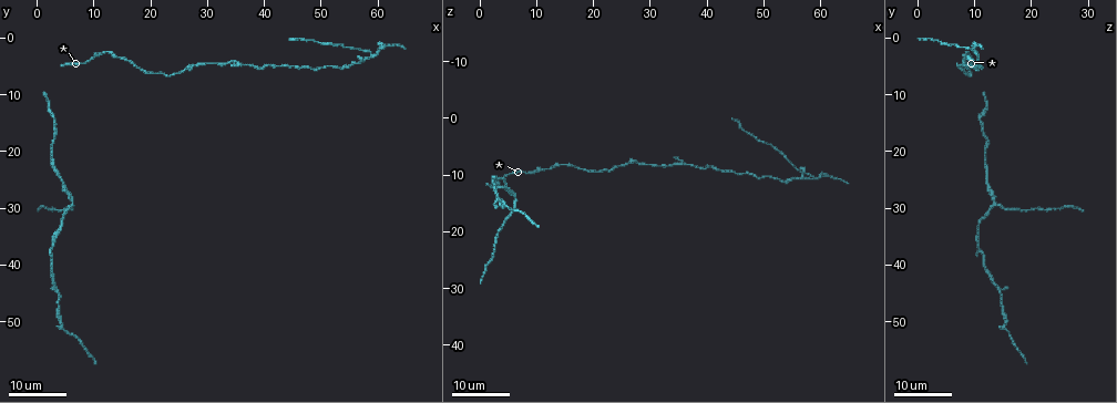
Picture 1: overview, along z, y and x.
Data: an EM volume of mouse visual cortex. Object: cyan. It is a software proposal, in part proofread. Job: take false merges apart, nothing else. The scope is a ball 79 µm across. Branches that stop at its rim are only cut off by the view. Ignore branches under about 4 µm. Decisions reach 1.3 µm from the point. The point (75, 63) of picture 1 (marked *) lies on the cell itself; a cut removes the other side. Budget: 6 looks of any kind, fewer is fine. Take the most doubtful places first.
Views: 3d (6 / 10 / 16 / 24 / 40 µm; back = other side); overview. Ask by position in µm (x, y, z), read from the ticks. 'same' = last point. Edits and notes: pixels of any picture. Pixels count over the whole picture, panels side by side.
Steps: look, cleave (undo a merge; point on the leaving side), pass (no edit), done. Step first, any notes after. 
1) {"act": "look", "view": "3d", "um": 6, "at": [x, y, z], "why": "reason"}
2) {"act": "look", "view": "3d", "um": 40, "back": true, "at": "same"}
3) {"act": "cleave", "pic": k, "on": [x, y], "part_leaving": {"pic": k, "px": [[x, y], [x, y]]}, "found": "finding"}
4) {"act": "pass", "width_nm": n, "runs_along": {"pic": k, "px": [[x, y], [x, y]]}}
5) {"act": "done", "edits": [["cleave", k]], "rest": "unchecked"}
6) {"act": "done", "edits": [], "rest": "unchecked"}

{"act": "look", "view": "3d", "um": 24, "at": [6.5, 29.0, 14.0], "why": "three arms meet"}

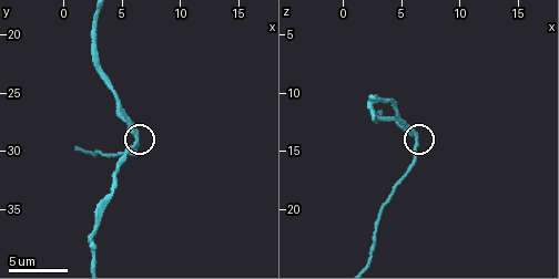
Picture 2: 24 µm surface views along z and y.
{"act": "look", "view": "3d", "um": 10, "at": "same"}

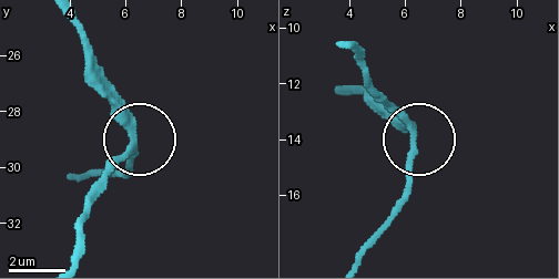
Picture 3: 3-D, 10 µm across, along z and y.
{"act": "pass", "arms": 3, "runs_along": {"pic": 3, "px": [[69, 19], [83, 48], [85, 76], [131, 133], [133, 174]]}, "found": "all the same cell"}

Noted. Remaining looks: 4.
{"act": "look", "view": "3d", "um": 16, "at": [59.0, 3.5, 10.5], "why": "a fork"}

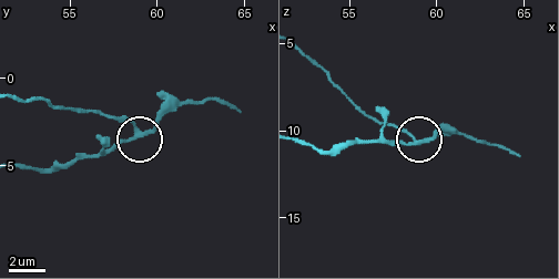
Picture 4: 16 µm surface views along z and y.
{"act": "look", "view": "3d", "um": 6, "at": [59.1, 3.1, 10.7]}

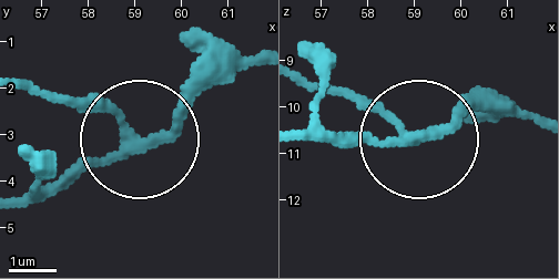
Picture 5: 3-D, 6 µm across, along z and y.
{"act": "cleave", "pic": 5, "on": [67, 105], "side_arm_um": 8, "part_leaving": {"pic": 5, "px": [[119, 116], [28, 92]]}, "found": "a second cell is stuck on"}

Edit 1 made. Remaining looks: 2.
{"act": "done", "edits": [["cleave", 5]], "rest": "unchecked"}

